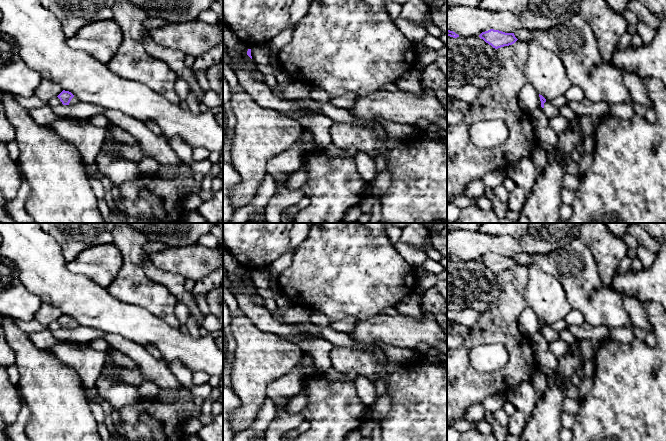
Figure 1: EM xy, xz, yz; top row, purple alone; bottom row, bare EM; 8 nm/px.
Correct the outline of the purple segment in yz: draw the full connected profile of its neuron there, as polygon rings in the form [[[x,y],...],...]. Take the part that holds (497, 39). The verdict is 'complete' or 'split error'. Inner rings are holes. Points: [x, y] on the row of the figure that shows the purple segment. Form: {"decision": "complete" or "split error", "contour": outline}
{"decision": "complete", "contour": [[[494,29],[482,32],[479,37],[495,49],[512,45],[518,40],[514,33],[505,33]]]}

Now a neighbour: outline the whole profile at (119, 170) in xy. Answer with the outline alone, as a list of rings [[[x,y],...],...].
[[[112,122],[106,127],[106,138],[96,157],[96,166],[102,175],[109,178],[114,186],[118,187],[125,182],[137,178],[140,170],[138,163],[113,154],[117,148],[122,146],[122,143],[115,140],[112,136],[112,130],[115,127],[117,125]]]

